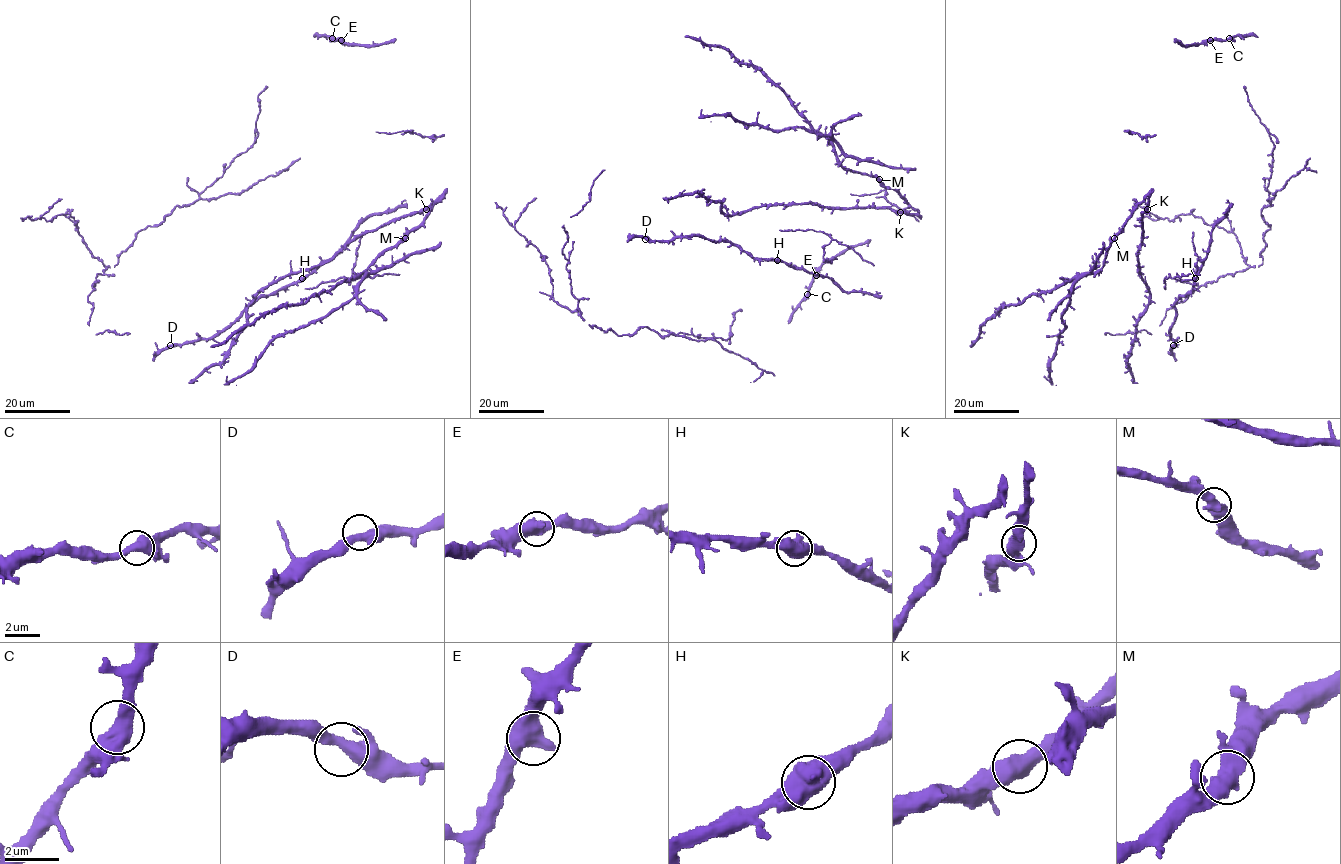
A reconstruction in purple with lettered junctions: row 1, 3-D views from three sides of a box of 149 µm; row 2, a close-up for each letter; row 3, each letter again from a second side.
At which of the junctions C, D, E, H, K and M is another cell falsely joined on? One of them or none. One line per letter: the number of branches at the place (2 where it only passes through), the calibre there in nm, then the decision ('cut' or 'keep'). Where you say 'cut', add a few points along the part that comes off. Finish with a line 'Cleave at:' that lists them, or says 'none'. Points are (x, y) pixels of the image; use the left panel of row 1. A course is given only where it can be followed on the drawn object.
C: branches 2; calibre 550 nm; keep
D: branches 2; calibre 460 nm; keep
E: branches 2; calibre 600 nm; keep
H: branches 2; calibre 800 nm; keep
K: branches 2; calibre 550 nm; keep
M: branches 2; calibre 600 nm; keep
Cleave at: none

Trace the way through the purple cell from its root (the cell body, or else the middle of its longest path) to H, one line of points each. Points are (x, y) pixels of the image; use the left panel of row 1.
H: (170, 346), (218, 336), (259, 298), (273, 295), (302, 278)

